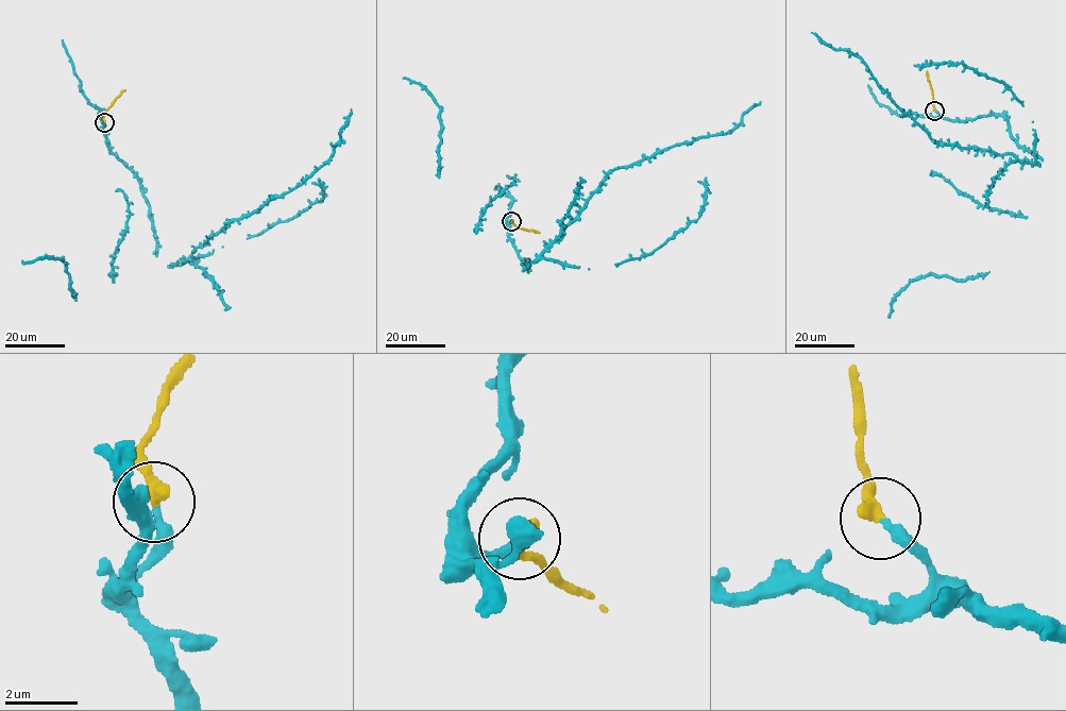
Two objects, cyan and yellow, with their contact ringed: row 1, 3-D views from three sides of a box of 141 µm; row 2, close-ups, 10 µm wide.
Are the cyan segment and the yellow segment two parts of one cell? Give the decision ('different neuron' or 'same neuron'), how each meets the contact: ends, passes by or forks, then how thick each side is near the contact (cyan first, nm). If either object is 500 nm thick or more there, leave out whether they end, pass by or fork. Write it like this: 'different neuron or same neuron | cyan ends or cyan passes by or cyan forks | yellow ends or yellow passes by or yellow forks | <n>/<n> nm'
different neuron | cyan ends | yellow ends | 300/360 nm

